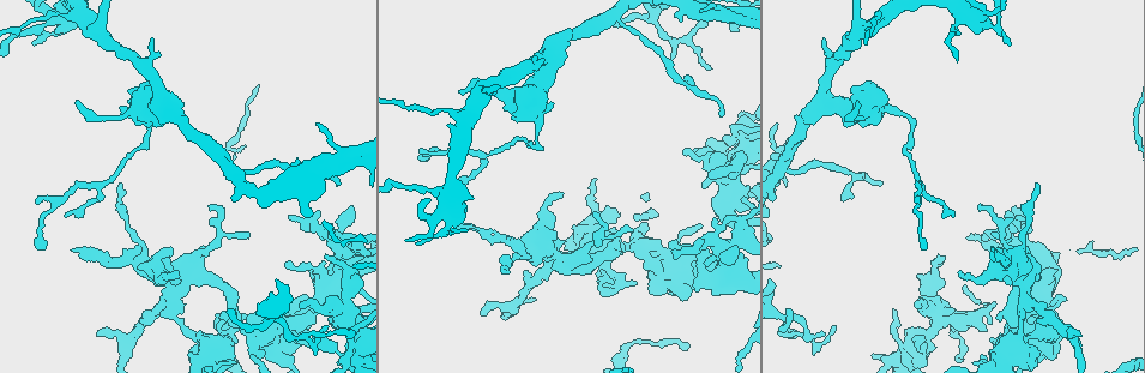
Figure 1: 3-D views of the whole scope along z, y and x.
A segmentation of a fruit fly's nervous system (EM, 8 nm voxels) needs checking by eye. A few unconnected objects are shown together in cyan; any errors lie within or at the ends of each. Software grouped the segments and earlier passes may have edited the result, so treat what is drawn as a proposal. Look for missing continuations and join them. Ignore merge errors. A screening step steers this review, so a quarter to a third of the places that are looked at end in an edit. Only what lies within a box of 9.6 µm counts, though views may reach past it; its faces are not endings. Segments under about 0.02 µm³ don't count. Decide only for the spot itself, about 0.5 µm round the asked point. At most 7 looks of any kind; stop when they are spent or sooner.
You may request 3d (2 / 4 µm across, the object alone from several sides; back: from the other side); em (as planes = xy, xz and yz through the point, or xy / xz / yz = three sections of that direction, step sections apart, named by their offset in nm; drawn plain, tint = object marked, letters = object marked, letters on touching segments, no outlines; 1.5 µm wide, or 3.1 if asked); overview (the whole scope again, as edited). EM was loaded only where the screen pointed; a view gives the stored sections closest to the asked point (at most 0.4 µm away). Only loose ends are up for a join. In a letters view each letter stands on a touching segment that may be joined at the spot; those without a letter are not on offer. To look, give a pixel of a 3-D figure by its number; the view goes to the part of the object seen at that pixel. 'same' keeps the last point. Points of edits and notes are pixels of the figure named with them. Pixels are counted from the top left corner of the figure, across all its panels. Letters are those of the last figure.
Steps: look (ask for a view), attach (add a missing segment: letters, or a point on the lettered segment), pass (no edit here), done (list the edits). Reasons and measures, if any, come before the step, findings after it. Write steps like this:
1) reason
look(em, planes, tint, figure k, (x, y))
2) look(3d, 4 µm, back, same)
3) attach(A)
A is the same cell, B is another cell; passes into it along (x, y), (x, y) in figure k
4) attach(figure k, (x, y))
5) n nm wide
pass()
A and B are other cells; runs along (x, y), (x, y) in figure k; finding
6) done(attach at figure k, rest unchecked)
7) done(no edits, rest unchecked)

free end
look(em, xz, step 4, plain, figure 1, (352, 336))

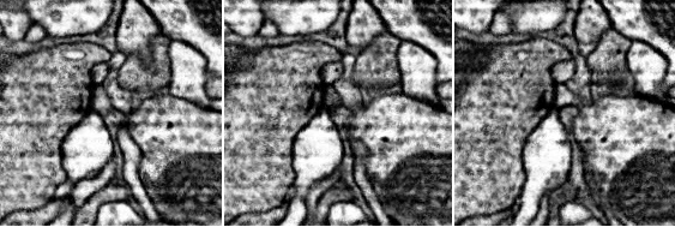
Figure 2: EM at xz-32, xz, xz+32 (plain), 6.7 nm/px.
look(em, xz, step 4, letters, same)

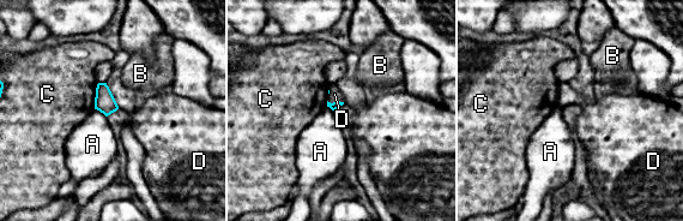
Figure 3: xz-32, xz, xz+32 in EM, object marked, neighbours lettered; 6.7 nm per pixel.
C touches over 180 nm
pass()
A, B, C and D are other cells; border along (327, 100), (331, 102), (343, 102) in figure 3; none of them fits

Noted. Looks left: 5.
look(3d, 4 µm, figure 1, (352, 210))

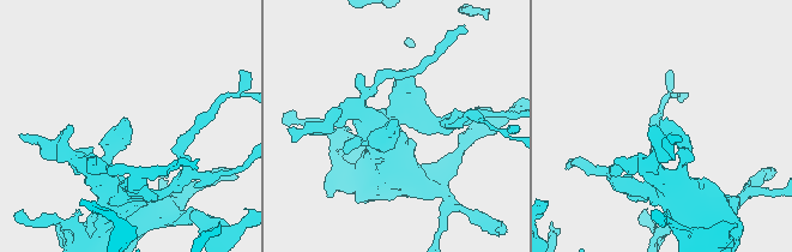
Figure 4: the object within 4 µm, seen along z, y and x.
look(em, yz, step 8, tint, figure 4, (660, 123))

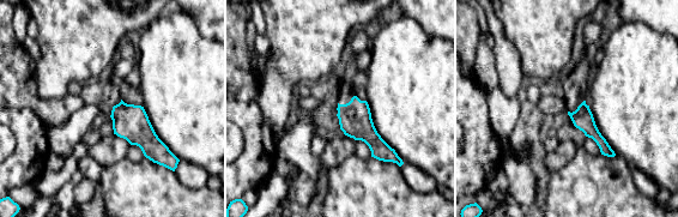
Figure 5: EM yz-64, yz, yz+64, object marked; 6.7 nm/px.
another direction
look(em, planes, letters, same)

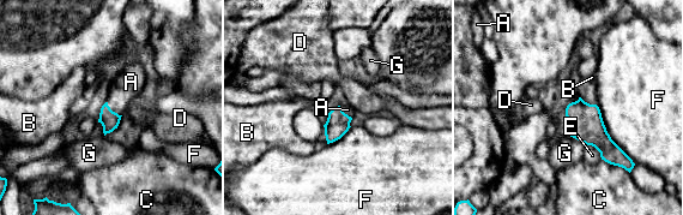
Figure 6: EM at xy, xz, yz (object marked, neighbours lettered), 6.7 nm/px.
attach(A)
A is the same cell, B, C, D, E, F and G are other cells; passes into it along (109, 119), (112, 111), (131, 82) in figure 6; the neuron continues

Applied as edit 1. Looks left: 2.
done(attach at figure 6, rest unchecked)

